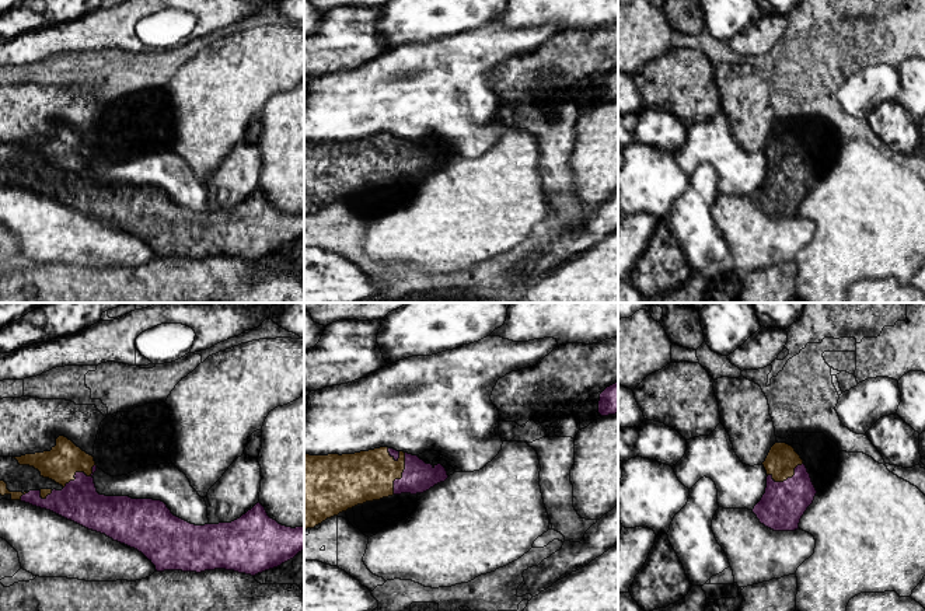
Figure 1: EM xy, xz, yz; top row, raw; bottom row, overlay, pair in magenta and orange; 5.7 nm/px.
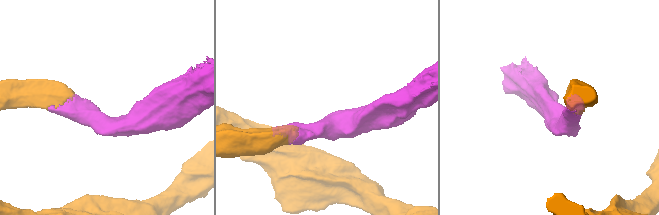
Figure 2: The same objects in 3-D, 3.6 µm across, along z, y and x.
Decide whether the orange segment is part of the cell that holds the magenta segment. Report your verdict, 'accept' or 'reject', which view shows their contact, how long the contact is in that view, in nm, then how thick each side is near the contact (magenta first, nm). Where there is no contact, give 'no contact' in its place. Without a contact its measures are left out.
accept; meets magenta in xy; contact 240 nm long; 240 nm thick on the magenta side, 200 nm on the other

